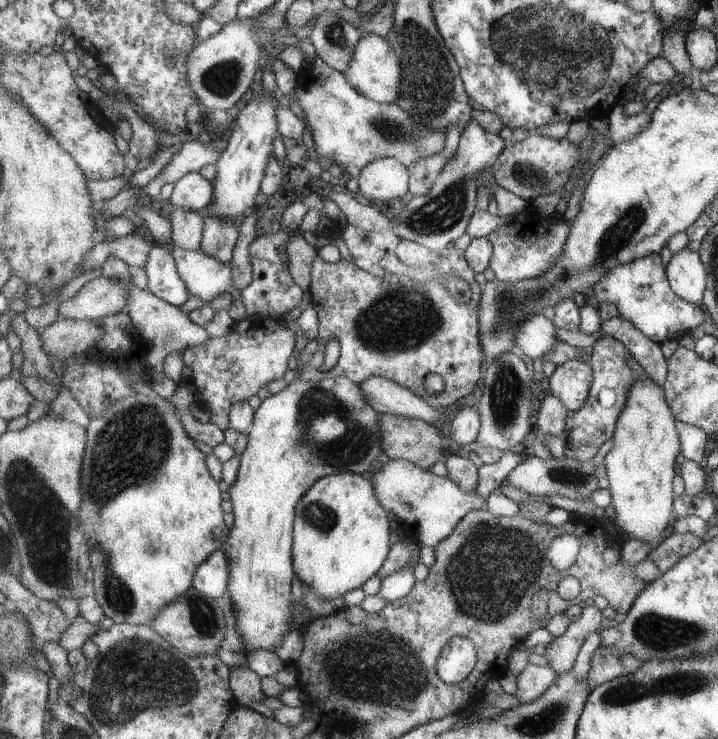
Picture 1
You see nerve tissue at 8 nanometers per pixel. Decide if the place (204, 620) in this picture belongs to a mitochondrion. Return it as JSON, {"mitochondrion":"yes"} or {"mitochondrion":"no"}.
{"mitochondrion":"yes"}

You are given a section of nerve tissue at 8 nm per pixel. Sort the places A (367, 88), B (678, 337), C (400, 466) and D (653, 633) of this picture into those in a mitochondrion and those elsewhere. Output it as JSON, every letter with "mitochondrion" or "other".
{"A":"other","B":"other","C":"other","D":"mitochondrion"}

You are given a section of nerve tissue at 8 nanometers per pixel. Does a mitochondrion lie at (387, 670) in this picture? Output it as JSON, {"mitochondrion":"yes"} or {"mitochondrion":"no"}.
{"mitochondrion":"yes"}

